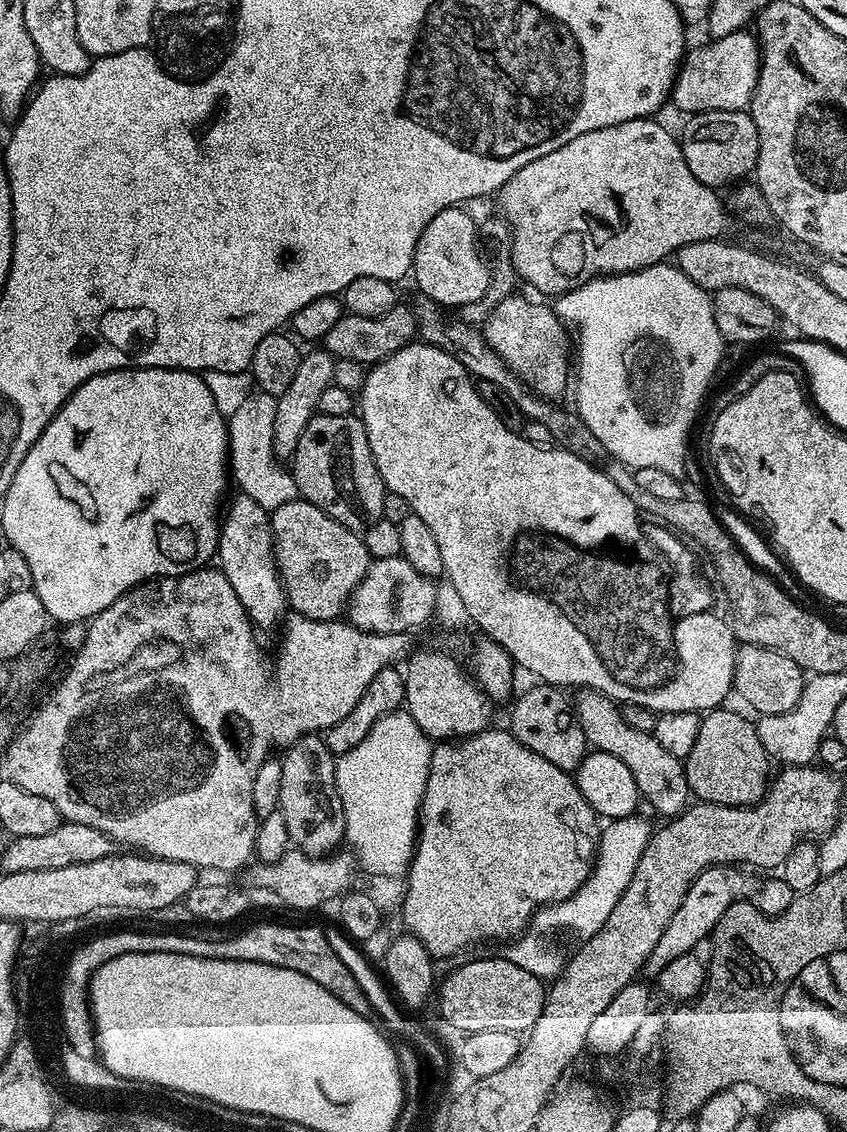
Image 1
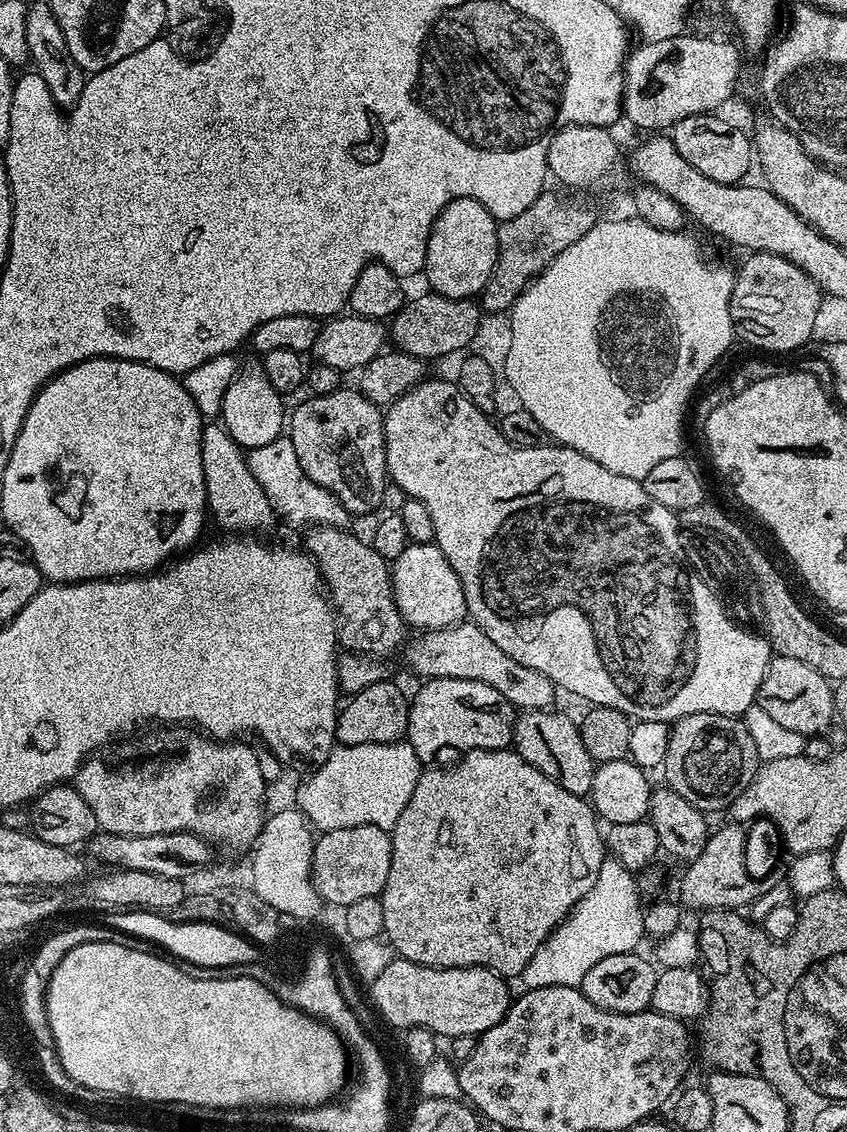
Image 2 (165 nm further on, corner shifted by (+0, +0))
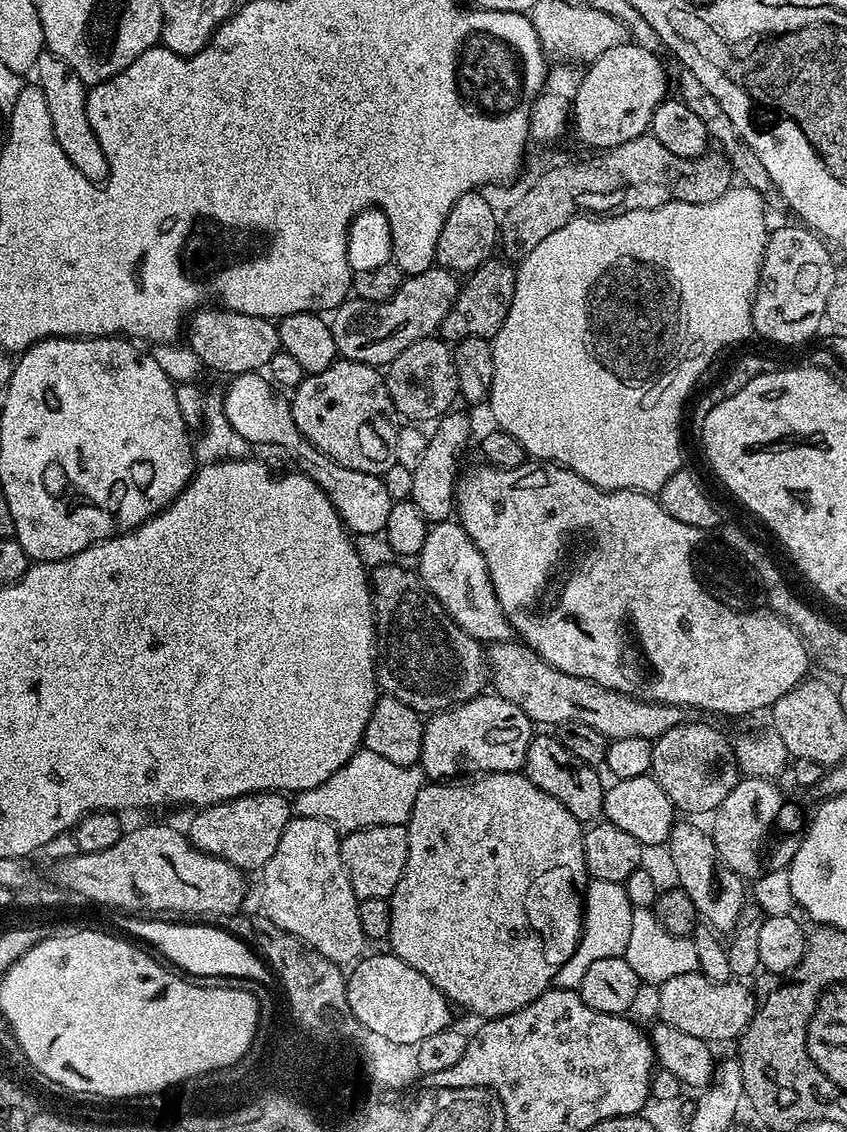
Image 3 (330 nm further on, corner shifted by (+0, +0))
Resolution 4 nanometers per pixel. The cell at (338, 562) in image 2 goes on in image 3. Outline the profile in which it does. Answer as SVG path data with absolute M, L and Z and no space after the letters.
M395 562L371 569L370 587L372 589L372 611L376 613L376 683L385 696L393 696L406 706L421 714L445 712L456 704L465 704L475 696L481 695L489 687L490 669L486 648L458 622L446 614L446 610L431 599L422 587L420 577L415 571L403 568L403 563Z

